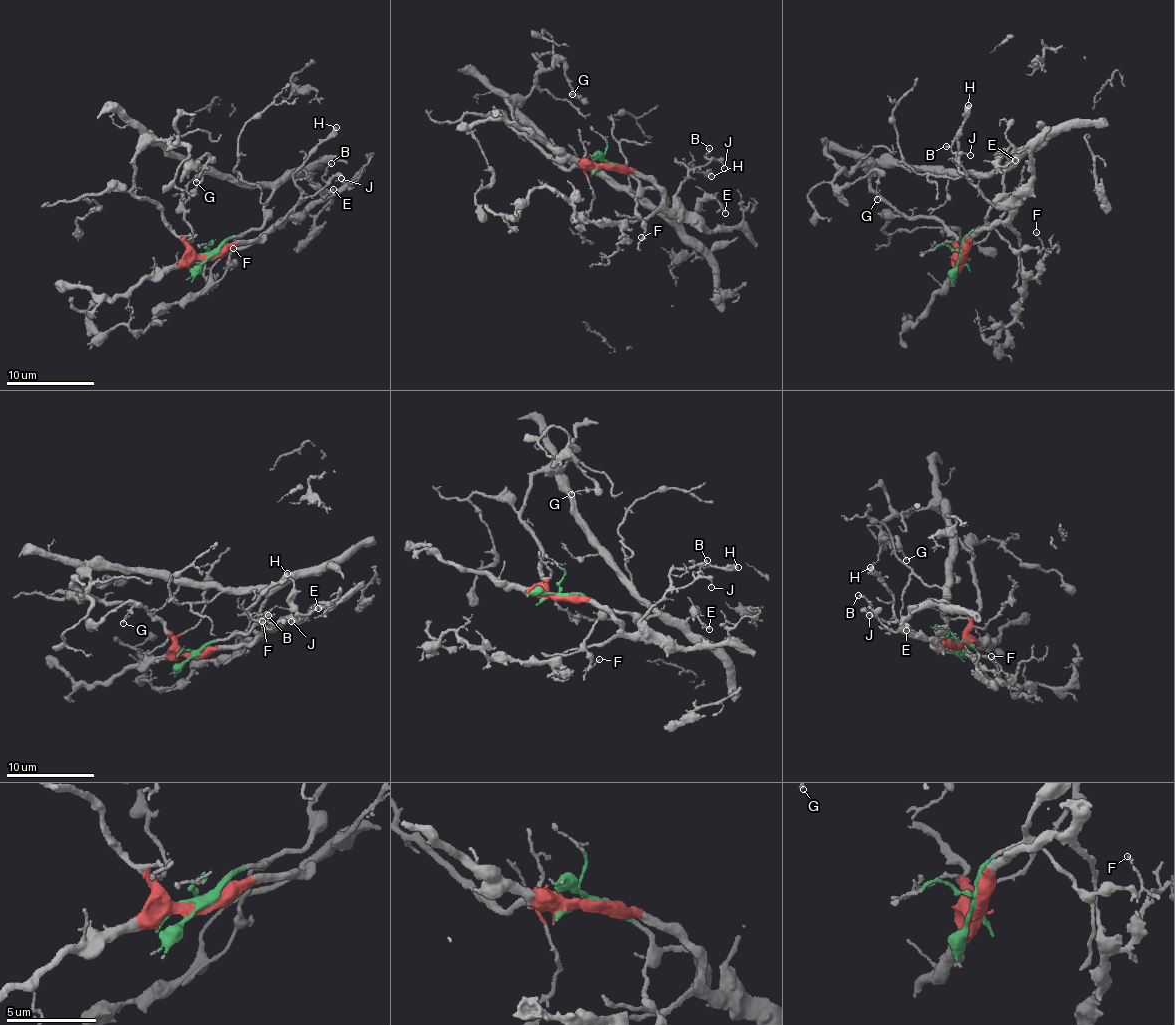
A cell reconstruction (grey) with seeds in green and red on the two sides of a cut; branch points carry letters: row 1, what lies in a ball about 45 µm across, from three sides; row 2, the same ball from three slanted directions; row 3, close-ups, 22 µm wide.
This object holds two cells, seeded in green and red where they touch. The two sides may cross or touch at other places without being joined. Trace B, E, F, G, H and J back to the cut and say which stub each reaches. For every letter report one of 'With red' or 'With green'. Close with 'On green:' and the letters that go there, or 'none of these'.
B: With red
E: With green
F: With green
G: With red
H: With red
J: With red
On green: E, F

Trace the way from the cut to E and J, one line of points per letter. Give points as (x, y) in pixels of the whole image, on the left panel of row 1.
E: (208, 256), (225, 241), (260, 227), (266, 200), (291, 171), (300, 169), (320, 190), (328, 194), (333, 189)
J: (208, 256), (221, 256), (234, 246), (262, 239), (303, 198), (317, 194), (338, 175), (341, 179)

